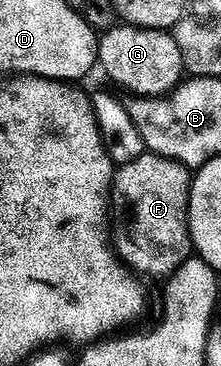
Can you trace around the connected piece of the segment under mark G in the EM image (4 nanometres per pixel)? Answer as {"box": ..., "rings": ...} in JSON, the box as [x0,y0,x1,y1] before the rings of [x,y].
{"box":[98,23,184,97],"rings":[[[116,23],[98,38],[98,68],[107,72],[115,85],[128,89],[135,97],[161,97],[171,93],[184,80],[181,51],[177,51],[174,36],[165,29],[143,29],[139,25]]]}

